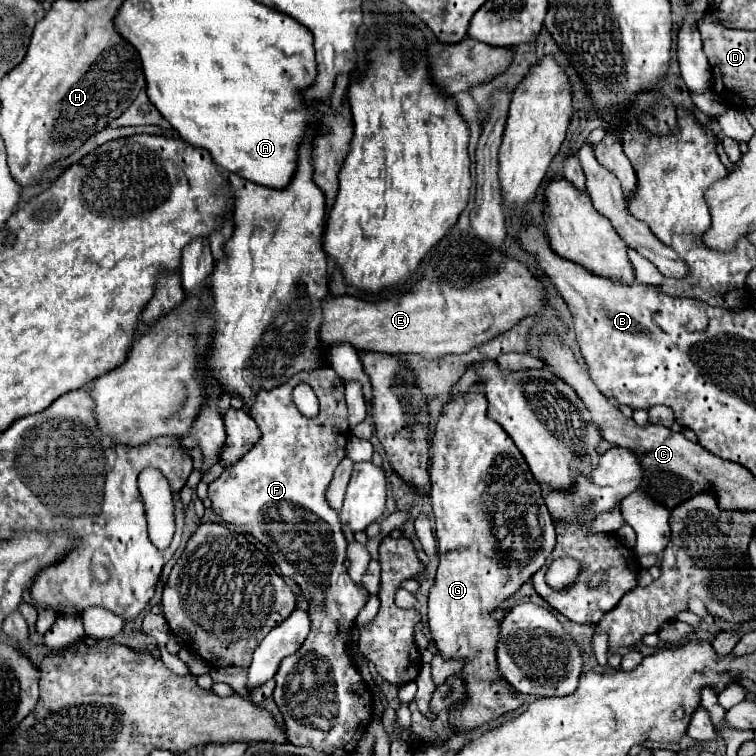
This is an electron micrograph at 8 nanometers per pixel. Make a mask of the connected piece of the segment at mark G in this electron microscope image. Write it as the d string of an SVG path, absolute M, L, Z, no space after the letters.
M472 385L462 397L452 397L442 409L436 433L432 439L430 463L430 499L436 517L436 539L440 565L436 583L428 599L428 627L438 651L444 657L464 657L468 663L462 669L468 699L464 707L450 711L450 723L456 731L470 731L490 719L496 719L522 705L518 693L500 677L496 667L496 641L498 621L490 619L490 611L498 609L504 599L514 595L548 559L556 545L554 521L544 505L542 485L530 473L522 453L516 449L508 433L486 415L486 397L482 385Z

